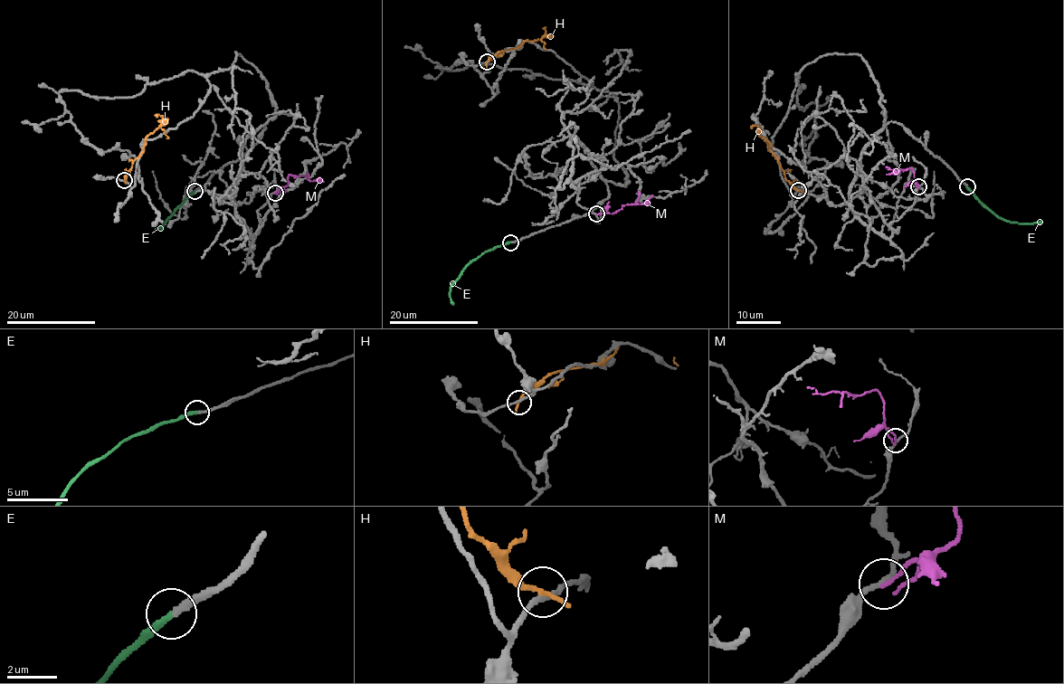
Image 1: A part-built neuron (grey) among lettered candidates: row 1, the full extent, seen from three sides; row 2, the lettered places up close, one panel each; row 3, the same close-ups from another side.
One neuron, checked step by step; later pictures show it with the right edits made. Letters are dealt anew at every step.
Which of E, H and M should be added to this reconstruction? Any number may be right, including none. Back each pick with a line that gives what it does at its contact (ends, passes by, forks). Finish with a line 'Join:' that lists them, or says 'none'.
E: it ends
Join: E

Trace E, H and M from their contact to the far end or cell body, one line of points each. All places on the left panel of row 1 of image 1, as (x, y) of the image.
E: (194, 191), (177, 206), (161, 228), (156, 229), (162, 227)
H: (124, 179), (142, 152), (146, 137), (162, 123), (162, 118), (157, 117)
M: (275, 192), (288, 185), (289, 175), (305, 175), (311, 181), (324, 181)

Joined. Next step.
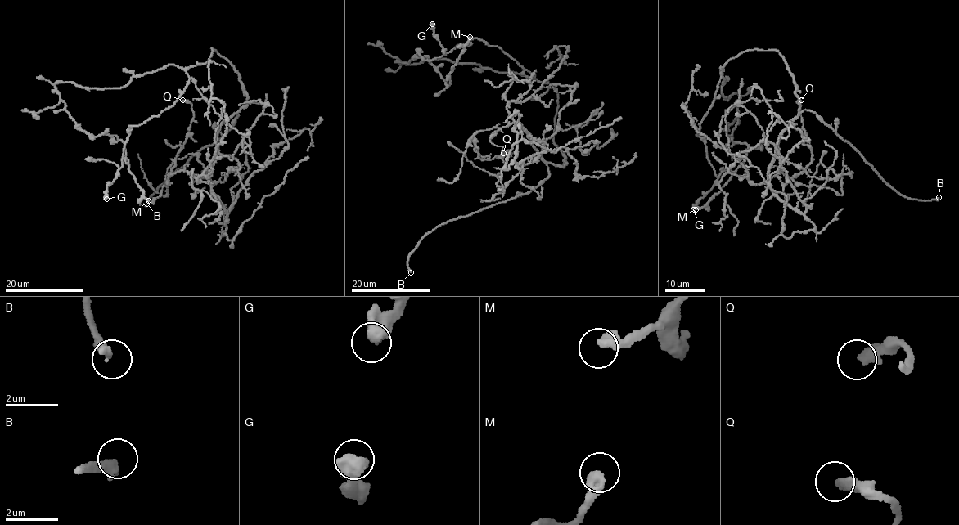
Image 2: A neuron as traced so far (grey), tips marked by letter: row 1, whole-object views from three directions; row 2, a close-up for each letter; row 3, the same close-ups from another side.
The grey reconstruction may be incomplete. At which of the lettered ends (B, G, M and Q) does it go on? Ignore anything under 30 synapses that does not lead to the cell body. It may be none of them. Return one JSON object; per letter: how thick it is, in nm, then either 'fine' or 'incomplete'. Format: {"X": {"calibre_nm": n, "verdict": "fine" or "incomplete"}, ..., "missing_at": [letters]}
{"B": {"calibre_nm": 360, "verdict": "incomplete"}, "G": {"calibre_nm": 440, "verdict": "fine"}, "M": {"calibre_nm": 440, "verdict": "fine"}, "Q": {"calibre_nm": 400, "verdict": "fine"}, "missing_at": ["B"]}

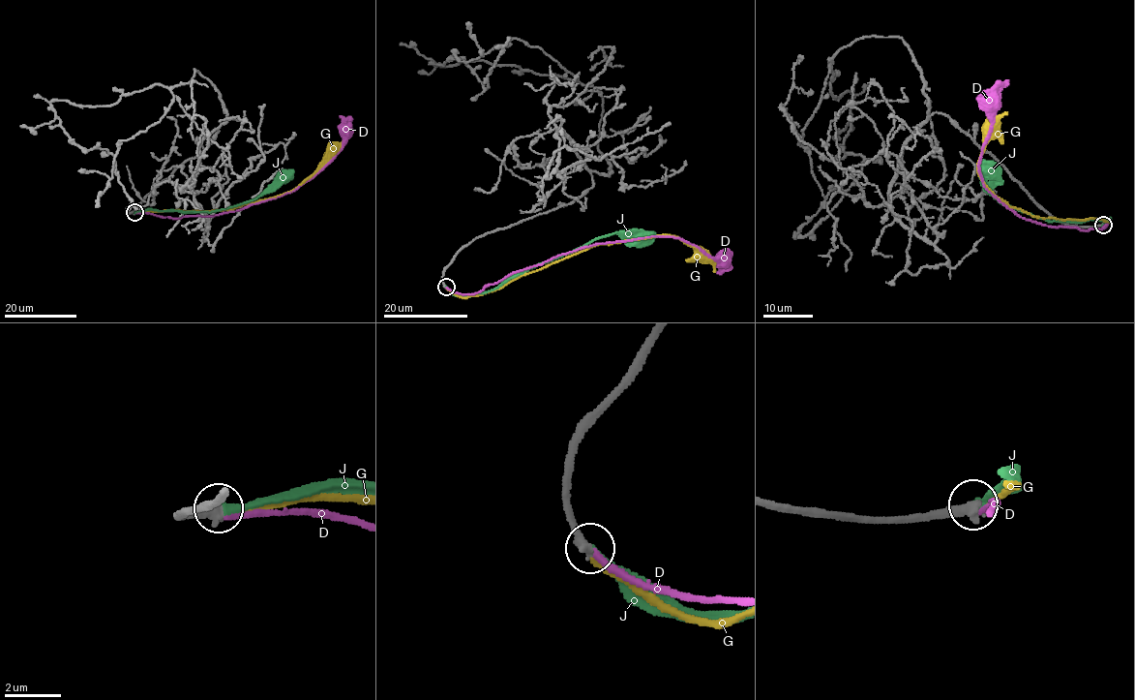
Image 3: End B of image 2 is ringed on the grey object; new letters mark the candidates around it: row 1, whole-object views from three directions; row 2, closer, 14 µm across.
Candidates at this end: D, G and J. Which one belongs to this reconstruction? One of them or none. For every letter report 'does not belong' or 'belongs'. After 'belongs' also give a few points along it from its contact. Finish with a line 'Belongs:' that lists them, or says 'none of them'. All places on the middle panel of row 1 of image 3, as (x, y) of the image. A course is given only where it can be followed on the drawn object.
D: does not belong
G: does not belong
J: belongs; course (446, 287), (462, 296), (487, 292), (540, 264), (615, 232), (631, 240), (642, 239)
Belongs: J

